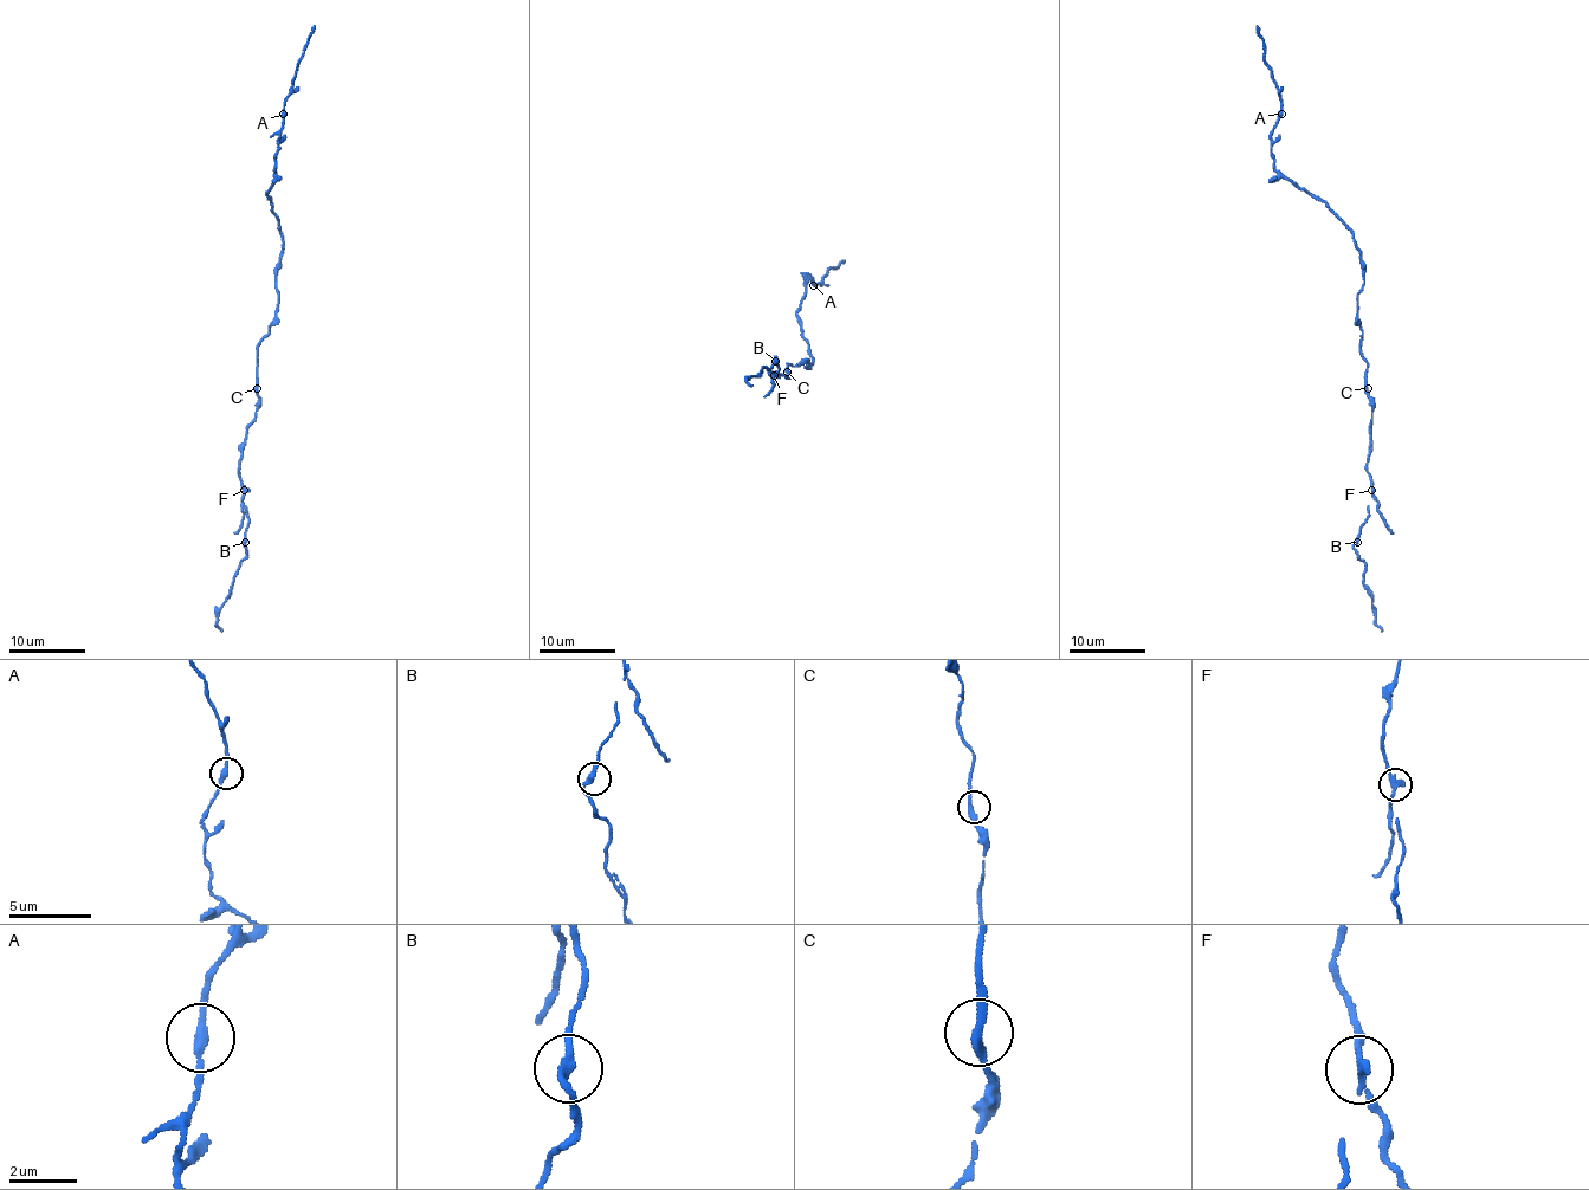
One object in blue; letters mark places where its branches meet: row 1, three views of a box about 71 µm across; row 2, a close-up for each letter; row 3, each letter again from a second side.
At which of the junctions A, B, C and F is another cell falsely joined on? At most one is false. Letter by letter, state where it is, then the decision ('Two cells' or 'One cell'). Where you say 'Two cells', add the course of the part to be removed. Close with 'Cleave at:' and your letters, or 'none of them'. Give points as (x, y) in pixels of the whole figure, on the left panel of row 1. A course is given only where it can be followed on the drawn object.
A: Place: (283, 114). One cell
B: Place: (245, 542). One cell
C: Place: (257, 388). One cell
F: Place: (244, 490). Two cells. Course of the part to remove: (245, 490), (241, 526), (233, 532)
Cleave at: F

